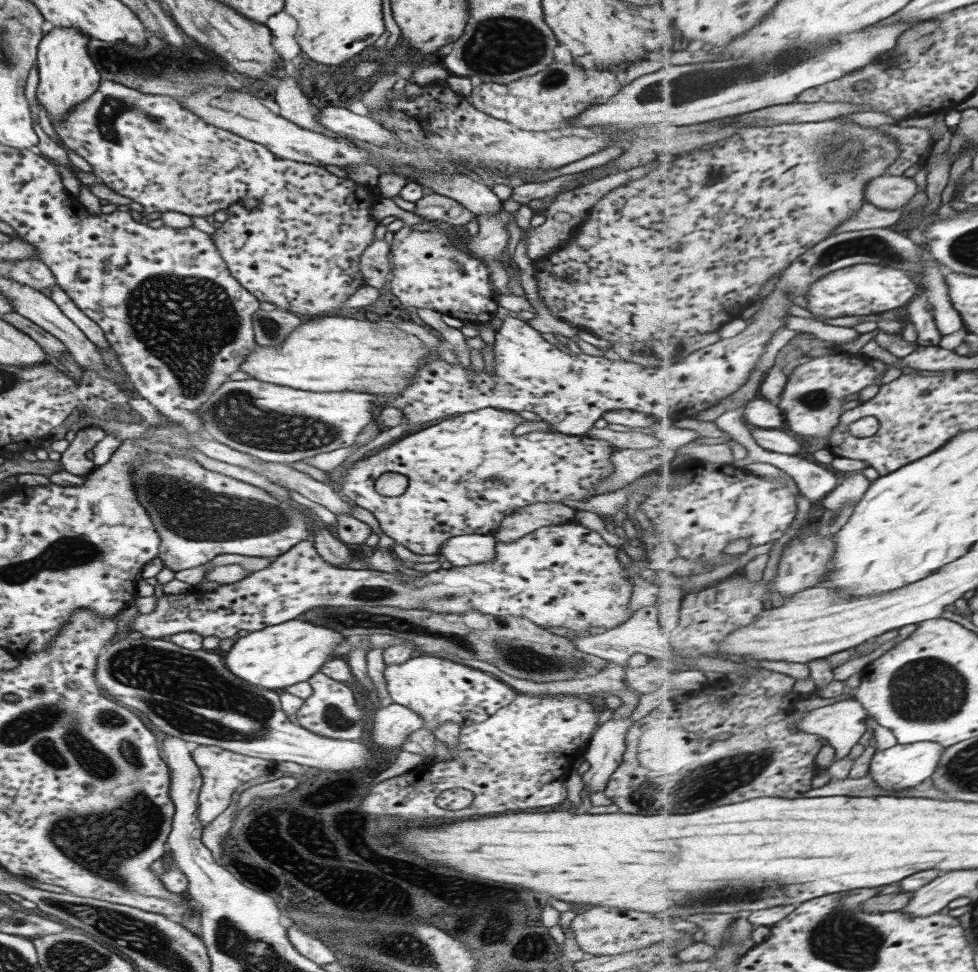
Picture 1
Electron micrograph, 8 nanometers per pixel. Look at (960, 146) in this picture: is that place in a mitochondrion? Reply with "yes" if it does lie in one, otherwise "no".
no

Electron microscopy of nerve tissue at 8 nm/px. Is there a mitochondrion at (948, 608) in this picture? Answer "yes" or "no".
no

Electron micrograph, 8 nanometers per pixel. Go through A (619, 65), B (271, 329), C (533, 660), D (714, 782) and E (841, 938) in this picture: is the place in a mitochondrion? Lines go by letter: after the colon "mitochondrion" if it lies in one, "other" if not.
A: other
B: mitochondrion
C: mitochondrion
D: mitochondrion
E: mitochondrion

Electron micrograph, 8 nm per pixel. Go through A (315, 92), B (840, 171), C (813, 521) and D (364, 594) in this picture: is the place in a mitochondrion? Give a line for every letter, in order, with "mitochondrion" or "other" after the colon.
A: other
B: mitochondrion
C: other
D: mitochondrion

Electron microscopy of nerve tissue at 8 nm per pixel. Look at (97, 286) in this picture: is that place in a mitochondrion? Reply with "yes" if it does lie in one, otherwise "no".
no

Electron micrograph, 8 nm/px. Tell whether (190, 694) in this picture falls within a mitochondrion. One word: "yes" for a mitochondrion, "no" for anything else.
yes

